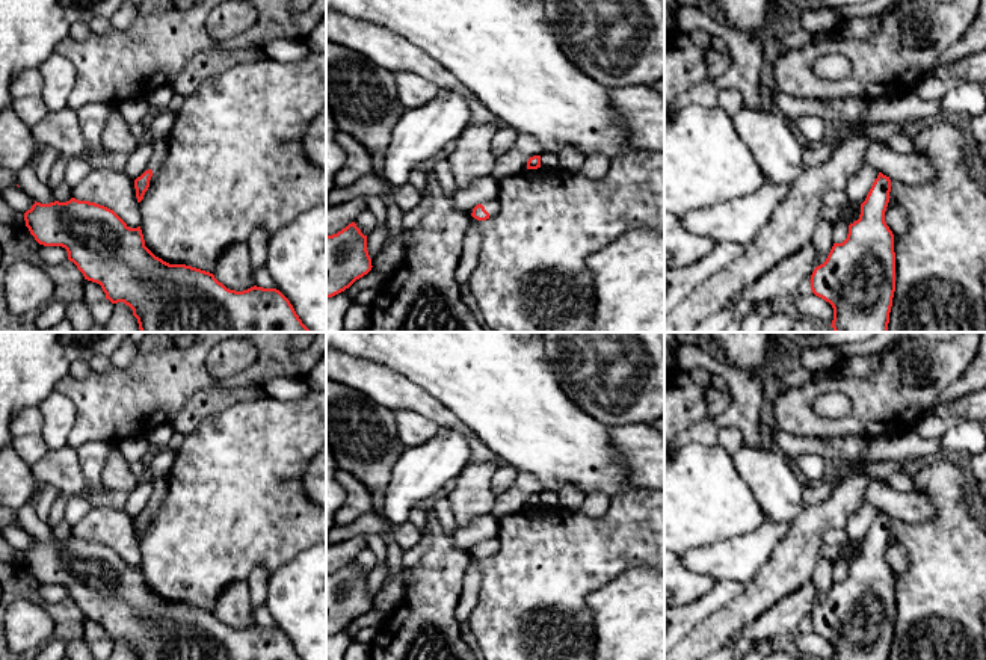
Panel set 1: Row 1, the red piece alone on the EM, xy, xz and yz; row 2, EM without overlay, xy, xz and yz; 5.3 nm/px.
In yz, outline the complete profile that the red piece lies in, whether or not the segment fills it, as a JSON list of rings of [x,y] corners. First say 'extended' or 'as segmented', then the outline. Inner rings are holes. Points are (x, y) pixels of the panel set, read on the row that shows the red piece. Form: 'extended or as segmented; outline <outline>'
as segmented; outline [[[879,172],[847,239],[811,275],[811,290],[833,308],[835,332],[888,332],[895,291],[894,234],[885,222],[891,180]]]

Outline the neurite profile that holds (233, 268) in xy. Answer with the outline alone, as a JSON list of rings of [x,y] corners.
[[[248,243],[228,246],[216,260],[214,278],[226,288],[243,291],[255,285]]]

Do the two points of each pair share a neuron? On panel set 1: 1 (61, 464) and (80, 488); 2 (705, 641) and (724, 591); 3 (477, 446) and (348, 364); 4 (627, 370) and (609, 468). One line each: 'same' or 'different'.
1: same
2: different
3: same
4: different

